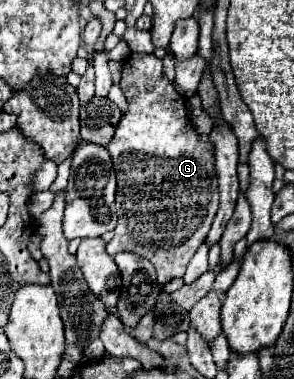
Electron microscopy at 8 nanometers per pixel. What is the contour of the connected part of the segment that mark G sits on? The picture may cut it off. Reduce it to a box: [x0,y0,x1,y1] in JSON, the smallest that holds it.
[106,53,218,285]

